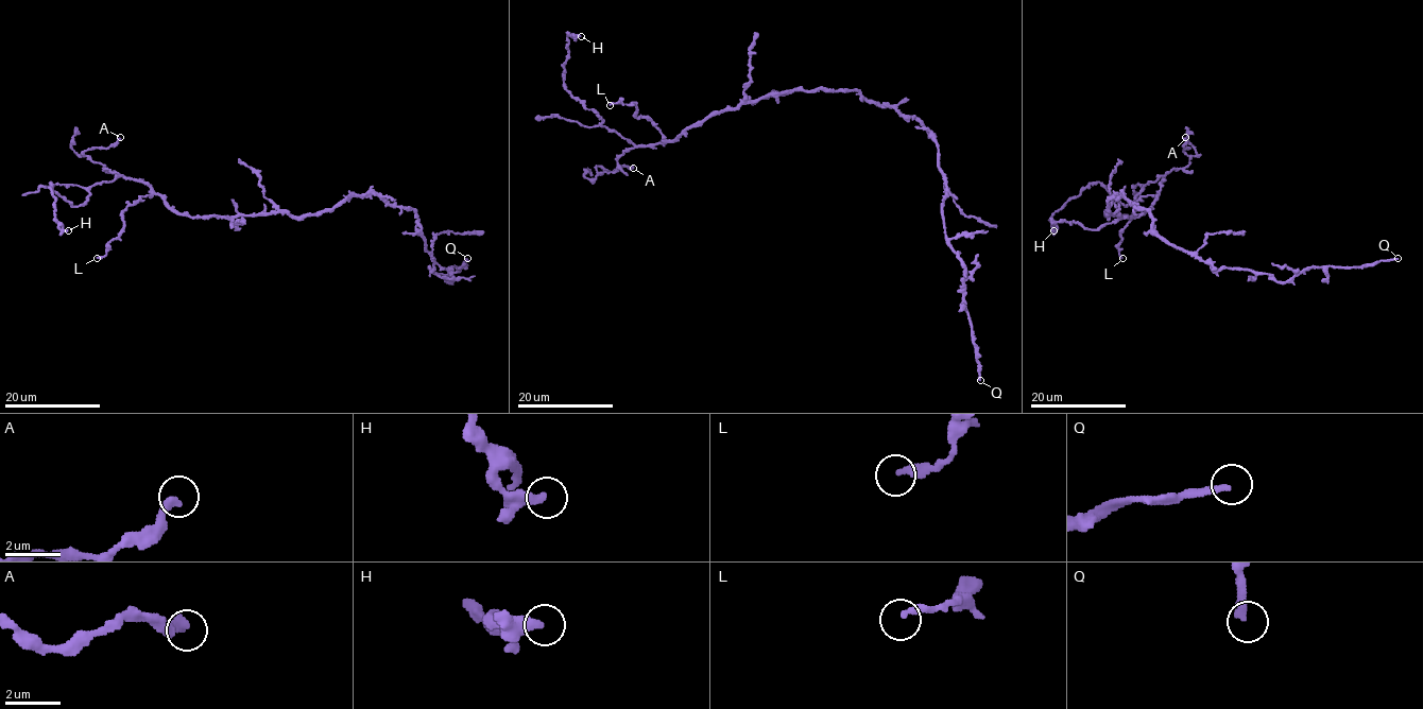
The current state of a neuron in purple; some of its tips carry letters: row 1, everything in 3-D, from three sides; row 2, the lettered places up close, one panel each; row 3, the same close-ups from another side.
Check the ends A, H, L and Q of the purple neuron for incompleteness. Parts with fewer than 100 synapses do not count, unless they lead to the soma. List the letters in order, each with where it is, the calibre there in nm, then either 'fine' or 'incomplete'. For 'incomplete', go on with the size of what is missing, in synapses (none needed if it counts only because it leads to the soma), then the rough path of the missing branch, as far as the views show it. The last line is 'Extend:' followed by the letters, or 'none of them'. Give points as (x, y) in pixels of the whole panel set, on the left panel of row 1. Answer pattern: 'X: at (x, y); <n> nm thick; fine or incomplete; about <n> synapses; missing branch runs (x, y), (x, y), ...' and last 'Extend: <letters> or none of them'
A: at (120, 137); 380 nm thick; fine
H: at (68, 230); 400 nm thick; fine
L: at (97, 258); 240 nm thick; fine
Q: at (467, 258); 240 nm thick; incomplete; about 300 synapses
Extend: Q

